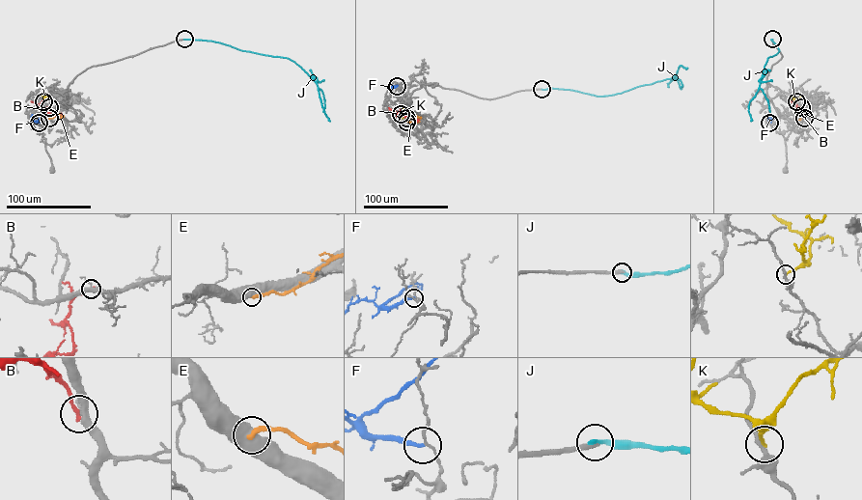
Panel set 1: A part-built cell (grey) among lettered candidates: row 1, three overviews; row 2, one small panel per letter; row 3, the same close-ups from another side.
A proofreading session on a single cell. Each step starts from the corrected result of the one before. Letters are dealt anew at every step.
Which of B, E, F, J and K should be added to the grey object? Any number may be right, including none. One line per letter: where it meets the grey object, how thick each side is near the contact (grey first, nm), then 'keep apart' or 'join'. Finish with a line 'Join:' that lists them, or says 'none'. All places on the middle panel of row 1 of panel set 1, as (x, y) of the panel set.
B: contact (406, 118); calibres 320 and 200 nm; keep apart
E: contact (406, 122); calibres 750 and 240 nm; keep apart
F: contact (397, 86); calibres 110 and 200 nm; keep apart
J: contact (542, 89); calibres 260 and 280 nm; keep apart
K: contact (401, 114); calibres 320 and 170 nm; keep apart
Join: none

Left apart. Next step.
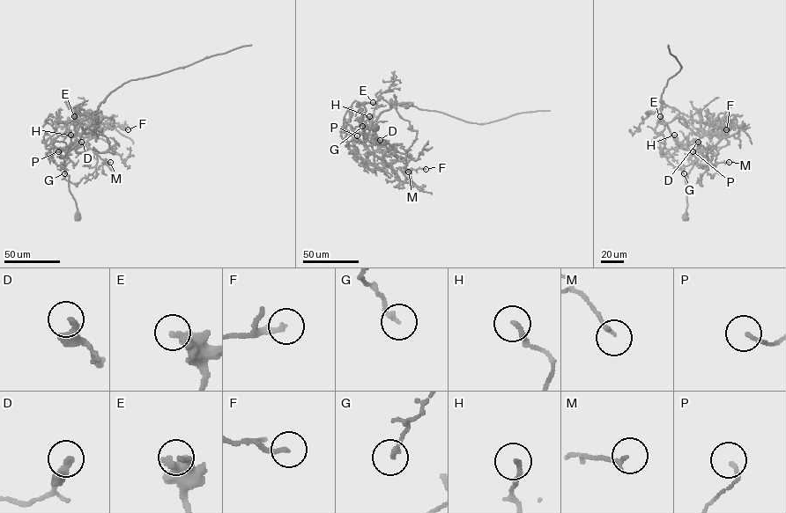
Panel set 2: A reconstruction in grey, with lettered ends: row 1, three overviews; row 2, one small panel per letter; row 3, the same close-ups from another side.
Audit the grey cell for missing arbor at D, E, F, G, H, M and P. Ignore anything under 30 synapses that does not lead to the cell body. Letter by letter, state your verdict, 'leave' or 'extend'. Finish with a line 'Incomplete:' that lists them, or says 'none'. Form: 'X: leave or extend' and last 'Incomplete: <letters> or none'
D: leave
E: leave
F: leave
G: leave
H: leave
M: leave
P: leave
Incomplete: none

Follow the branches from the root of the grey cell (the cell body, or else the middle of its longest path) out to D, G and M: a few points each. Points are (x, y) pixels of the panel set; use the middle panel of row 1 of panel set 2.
D: (376, 128), (365, 128), (364, 142), (370, 127), (374, 128), (371, 141), (380, 140)
G: (376, 128), (366, 127), (363, 133), (364, 138), (368, 134), (362, 125), (365, 125), (362, 126)
M: (376, 128), (363, 132), (366, 147), (381, 157), (392, 144), (399, 144), (405, 151), (408, 172)

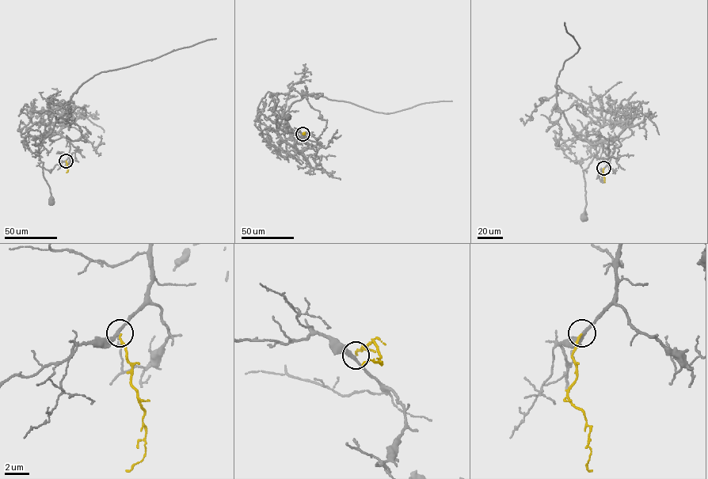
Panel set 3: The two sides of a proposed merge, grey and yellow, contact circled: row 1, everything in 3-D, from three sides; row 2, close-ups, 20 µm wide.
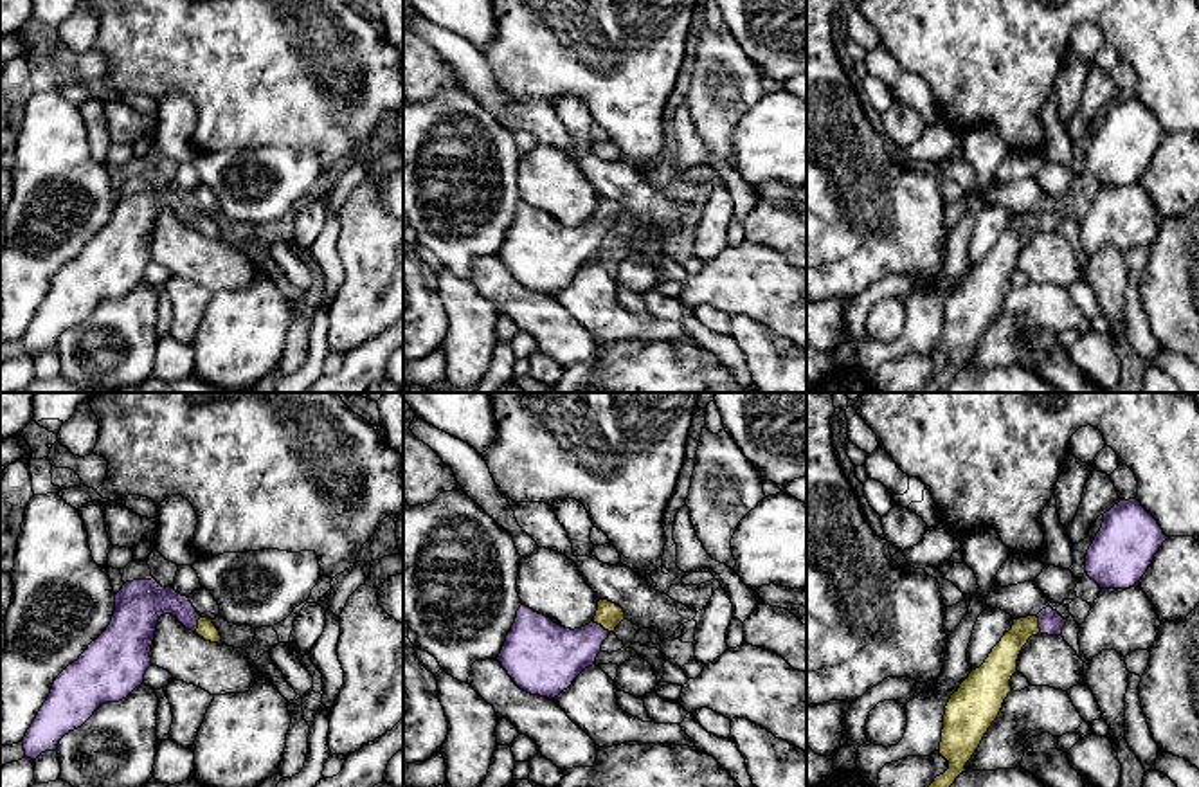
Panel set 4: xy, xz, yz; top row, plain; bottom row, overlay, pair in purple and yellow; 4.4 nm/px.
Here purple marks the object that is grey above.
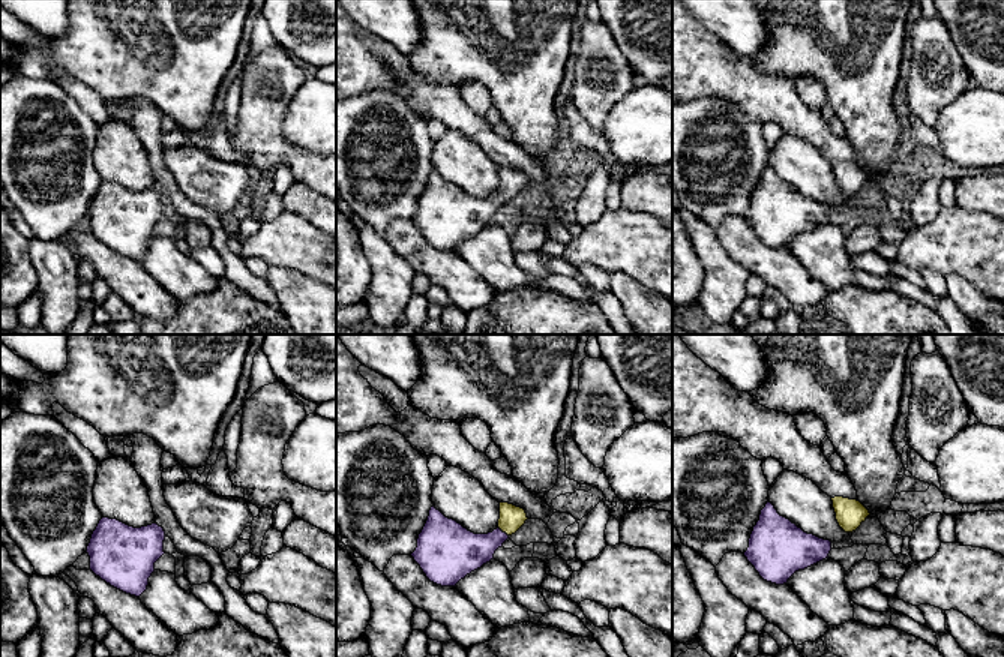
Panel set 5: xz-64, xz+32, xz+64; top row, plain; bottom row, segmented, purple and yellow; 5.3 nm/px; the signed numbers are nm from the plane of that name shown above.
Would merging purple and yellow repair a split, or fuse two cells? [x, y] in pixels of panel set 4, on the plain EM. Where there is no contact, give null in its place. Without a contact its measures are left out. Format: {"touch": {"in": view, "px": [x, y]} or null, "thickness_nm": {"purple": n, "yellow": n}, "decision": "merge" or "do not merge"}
{"touch": {"in": "yz", "px": [1039, 222]}, "thickness_nm": {"purple": 110, "yellow": 140}, "decision": "merge"}

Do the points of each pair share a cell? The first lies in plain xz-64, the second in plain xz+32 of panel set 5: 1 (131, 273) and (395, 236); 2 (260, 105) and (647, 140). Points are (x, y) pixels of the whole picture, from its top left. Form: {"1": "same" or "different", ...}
{"1": "same", "2": "different"}

